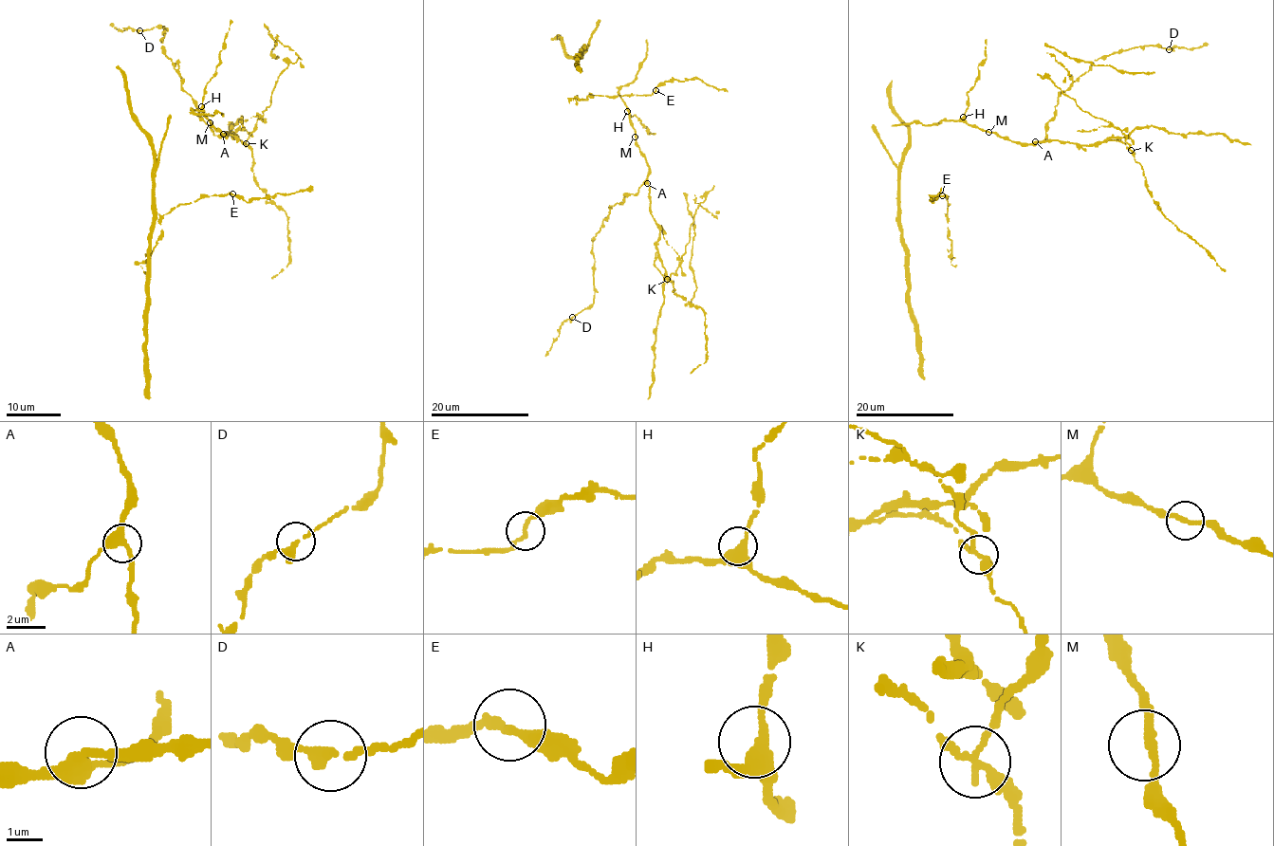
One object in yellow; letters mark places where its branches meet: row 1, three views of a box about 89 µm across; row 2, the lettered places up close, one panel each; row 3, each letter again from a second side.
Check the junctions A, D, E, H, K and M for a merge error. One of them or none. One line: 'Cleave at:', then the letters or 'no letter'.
Cleave at: K

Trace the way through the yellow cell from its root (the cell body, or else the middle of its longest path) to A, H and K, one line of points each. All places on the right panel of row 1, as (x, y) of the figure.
A: (988, 132), (996, 132), (1015, 142), (1035, 141)
H: (988, 132), (971, 126), (963, 117)
K: (988, 132), (996, 132), (1011, 141), (1024, 144), (1060, 140), (1093, 145), (1121, 140), (1131, 150)

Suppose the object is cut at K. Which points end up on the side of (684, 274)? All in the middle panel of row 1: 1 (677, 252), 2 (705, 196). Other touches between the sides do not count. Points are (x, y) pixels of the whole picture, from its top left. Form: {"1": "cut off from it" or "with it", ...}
{"1": "with it", "2": "with it"}

